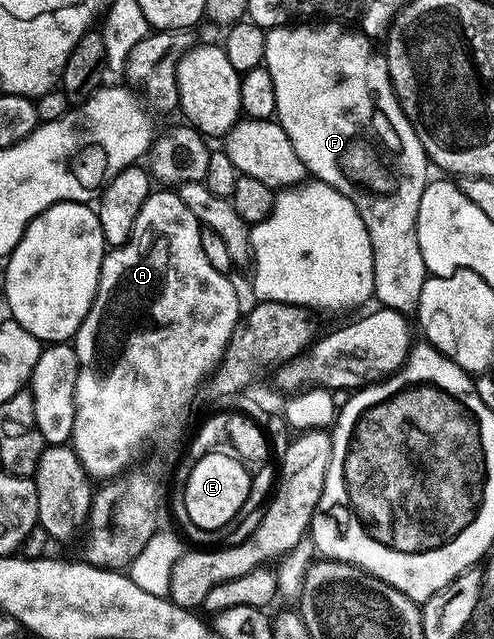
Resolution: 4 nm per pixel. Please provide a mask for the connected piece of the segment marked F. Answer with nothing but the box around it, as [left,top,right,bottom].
[264,24,430,316]

